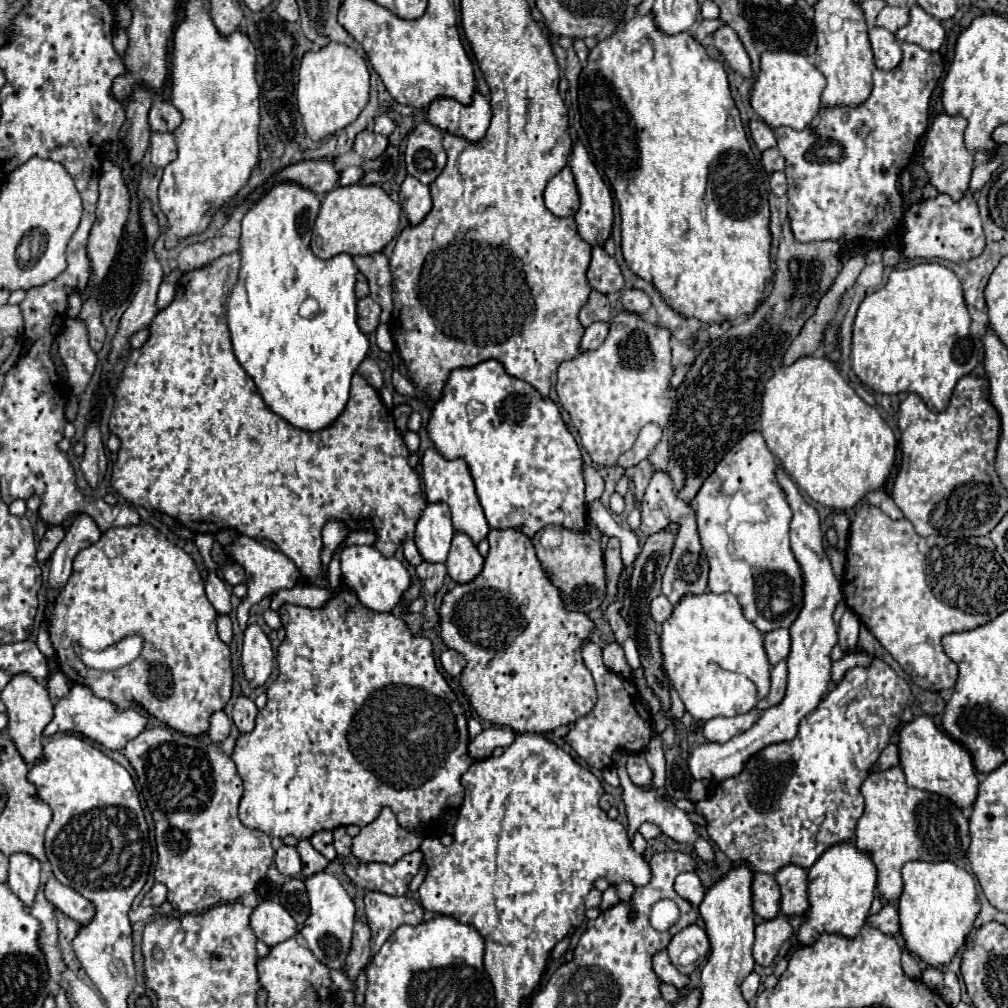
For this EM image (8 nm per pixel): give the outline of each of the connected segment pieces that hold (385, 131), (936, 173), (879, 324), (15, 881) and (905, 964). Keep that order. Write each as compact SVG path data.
M388 114L376 116L376 120L374 120L374 132L382 134L382 136L390 136L392 130L394 130L394 122L388 118Z
M948 114L936 116L932 126L928 128L926 144L924 144L924 152L922 152L924 170L930 176L930 184L938 192L948 194L952 200L960 200L966 194L970 174L974 168L974 154L970 150L966 150L966 146L964 146L964 130L966 130L966 120L962 116L948 116Z
M922 262L906 270L892 270L884 288L868 294L856 312L852 336L852 368L868 388L880 394L918 394L932 412L944 412L956 382L978 364L982 344L970 336L970 314L956 274L940 264Z
M12 854L8 868L8 886L24 902L24 906L30 908L40 886L40 862L30 854Z
M902 952L902 968L904 968L904 972L910 976L910 978L916 978L916 980L920 980L922 978L922 970L920 970L920 964L918 964L918 960L914 958L914 956L910 956L910 952Z

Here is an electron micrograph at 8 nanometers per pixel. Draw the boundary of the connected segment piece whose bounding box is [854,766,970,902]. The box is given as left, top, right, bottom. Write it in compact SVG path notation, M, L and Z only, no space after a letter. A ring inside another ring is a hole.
M900 766L884 772L872 772L860 788L866 808L856 826L854 844L868 852L878 870L878 892L894 902L900 898L900 870L908 860L922 862L956 862L966 856L970 846L968 820L960 808L938 794L910 788Z

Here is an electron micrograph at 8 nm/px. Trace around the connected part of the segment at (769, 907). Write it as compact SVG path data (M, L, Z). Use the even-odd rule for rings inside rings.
M754 872L754 878L752 878L752 908L764 920L778 916L778 912L780 912L780 888L778 888L772 874Z

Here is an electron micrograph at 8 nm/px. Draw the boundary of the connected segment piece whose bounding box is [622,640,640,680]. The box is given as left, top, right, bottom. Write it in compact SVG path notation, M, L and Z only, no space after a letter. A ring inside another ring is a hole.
M626 640L622 644L624 648L624 654L626 654L626 660L628 660L628 666L632 668L632 680L634 680L634 672L640 668L640 654L638 654L638 648L634 644L634 640Z

